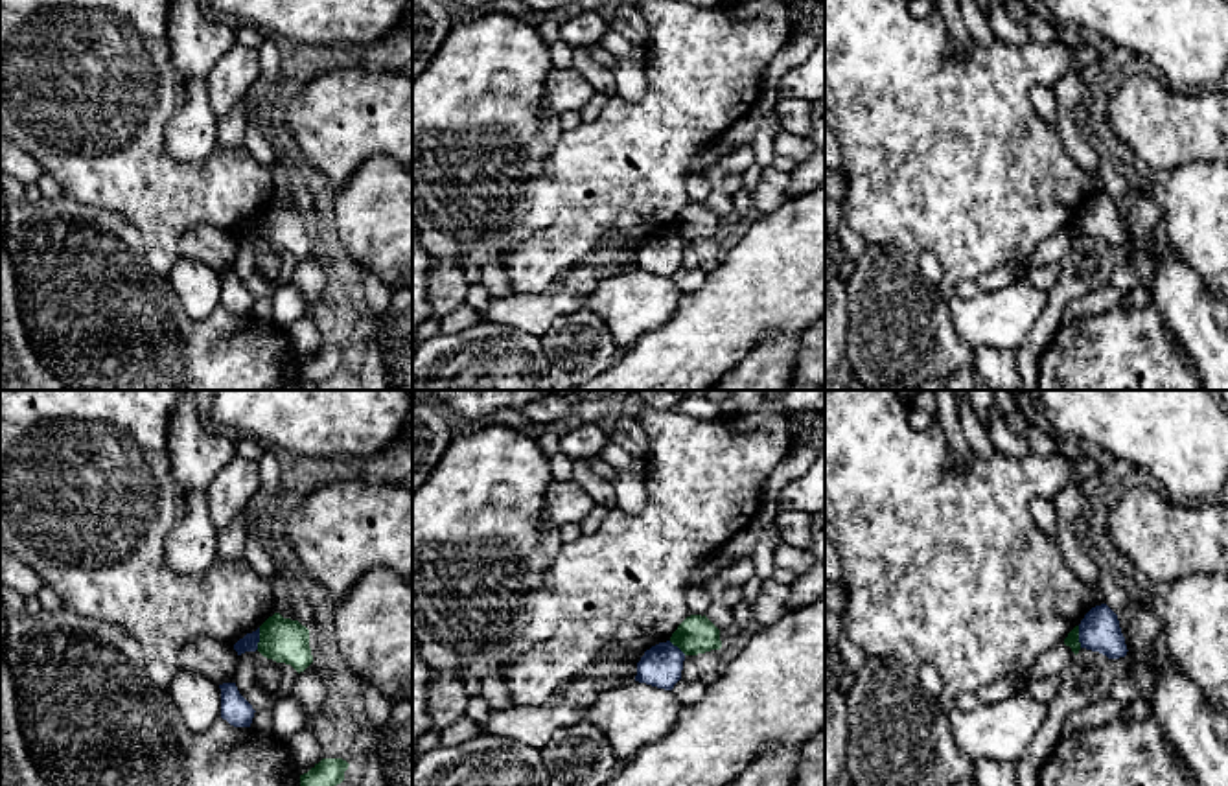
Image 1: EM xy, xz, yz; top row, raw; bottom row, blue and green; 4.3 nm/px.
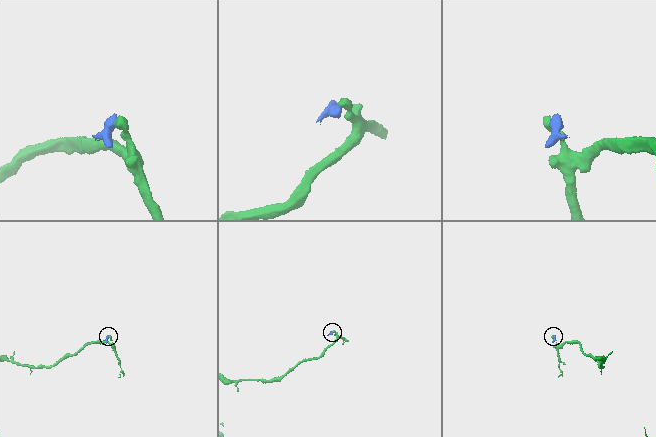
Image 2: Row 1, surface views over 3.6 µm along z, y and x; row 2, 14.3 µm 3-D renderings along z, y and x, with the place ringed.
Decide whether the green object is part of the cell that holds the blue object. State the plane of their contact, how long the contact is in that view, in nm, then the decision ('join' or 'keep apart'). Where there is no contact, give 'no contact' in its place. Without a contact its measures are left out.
meets blue in xy; contact 100 nm long; keep apart

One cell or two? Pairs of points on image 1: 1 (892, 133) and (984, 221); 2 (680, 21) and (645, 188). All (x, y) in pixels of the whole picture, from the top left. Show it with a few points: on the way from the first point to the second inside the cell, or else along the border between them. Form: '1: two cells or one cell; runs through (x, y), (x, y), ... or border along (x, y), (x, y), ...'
1: one cell; runs through (914, 151), (961, 199)
2: one cell; runs through (680, 63), (680, 113), (648, 146)

